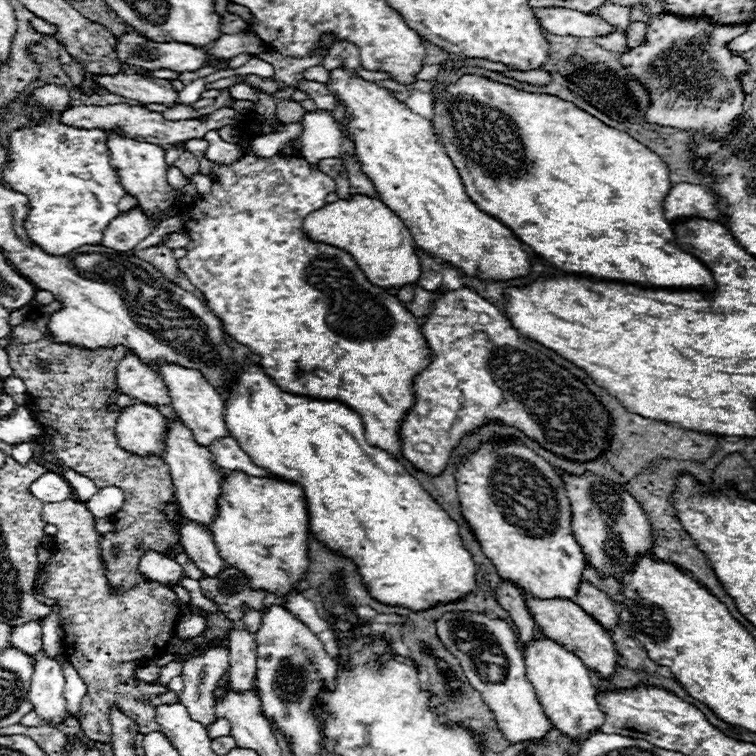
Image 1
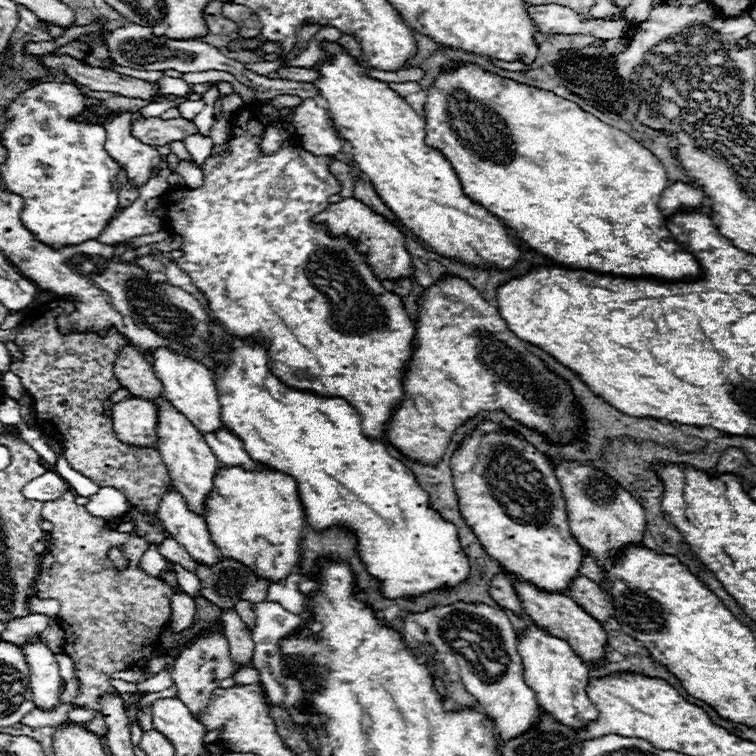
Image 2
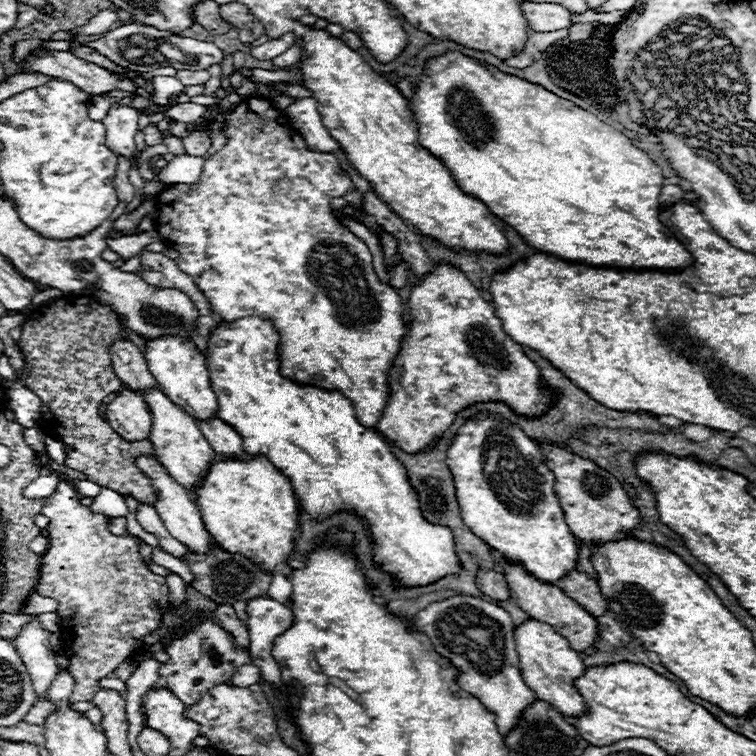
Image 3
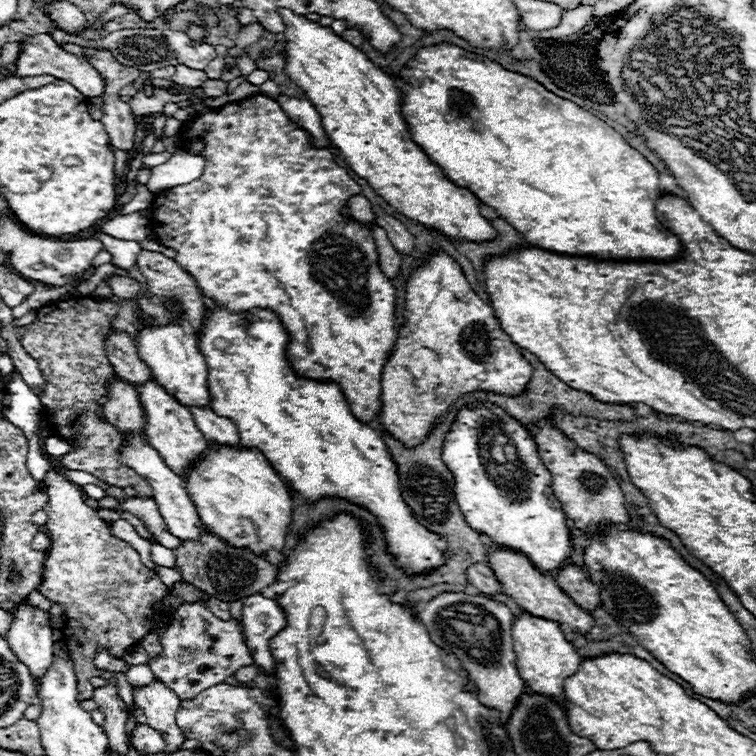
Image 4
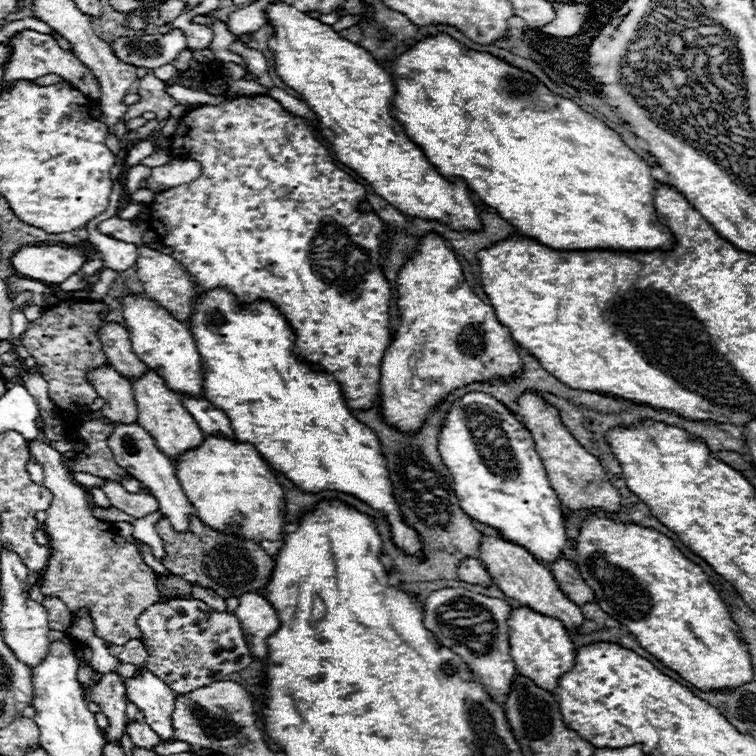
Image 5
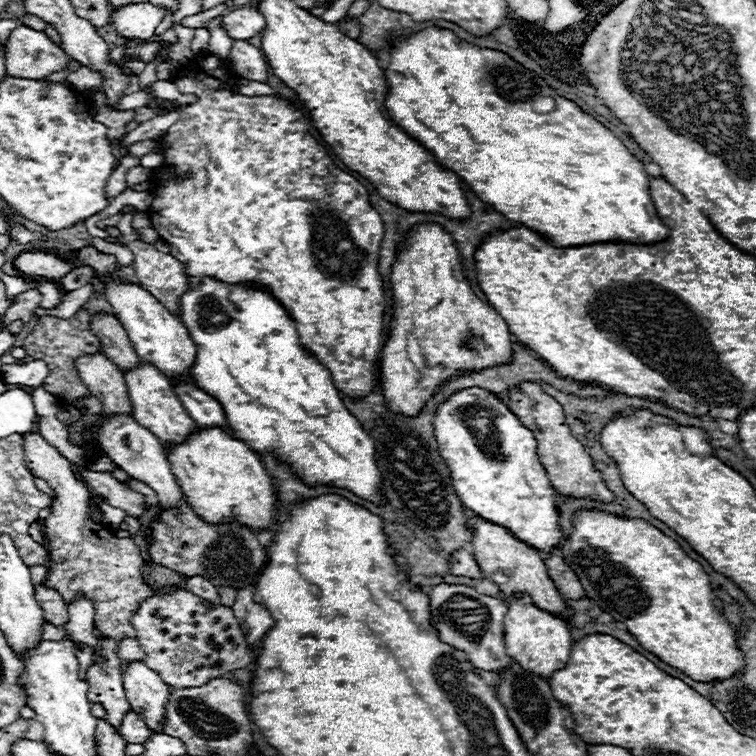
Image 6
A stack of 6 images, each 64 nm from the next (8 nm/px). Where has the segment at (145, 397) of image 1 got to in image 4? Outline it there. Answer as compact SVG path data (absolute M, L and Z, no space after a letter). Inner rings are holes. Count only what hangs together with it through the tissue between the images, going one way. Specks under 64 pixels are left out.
M114 330L106 340L106 356L120 380L132 386L146 384L146 380L152 380L150 368L138 356L134 340L128 334Z

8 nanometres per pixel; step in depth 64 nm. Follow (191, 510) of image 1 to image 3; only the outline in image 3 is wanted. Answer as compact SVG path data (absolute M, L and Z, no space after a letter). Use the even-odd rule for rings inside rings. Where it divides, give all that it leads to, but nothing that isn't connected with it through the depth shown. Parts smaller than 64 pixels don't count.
M154 388L150 392L144 392L144 400L148 402L148 406L152 410L150 442L154 444L158 460L162 462L166 472L170 472L170 476L174 476L174 480L178 480L178 484L182 484L182 488L186 488L186 492L196 496L204 484L204 478L206 478L210 466L214 464L214 460L218 456L210 448L210 444L206 444L206 438L202 436L194 418L188 416L186 412L182 412L180 406L170 402L170 398L162 394L162 390Z

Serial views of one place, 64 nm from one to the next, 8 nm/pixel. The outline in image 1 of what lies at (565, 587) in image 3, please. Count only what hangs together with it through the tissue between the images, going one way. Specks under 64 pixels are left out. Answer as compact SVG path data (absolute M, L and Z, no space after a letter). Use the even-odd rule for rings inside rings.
M582 582L582 584L580 584L574 602L576 602L586 614L590 614L604 630L612 630L612 628L620 622L616 604L614 604L604 592L600 592L596 586L592 586L592 584L588 584L588 582Z

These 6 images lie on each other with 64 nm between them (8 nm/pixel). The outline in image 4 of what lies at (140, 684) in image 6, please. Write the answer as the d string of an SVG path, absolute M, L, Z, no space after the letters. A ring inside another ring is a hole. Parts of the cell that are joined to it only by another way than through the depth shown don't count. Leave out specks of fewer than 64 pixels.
M154 682L142 690L134 690L134 702L146 716L146 724L156 728L168 742L168 752L180 752L186 734L176 724L180 698L162 682Z

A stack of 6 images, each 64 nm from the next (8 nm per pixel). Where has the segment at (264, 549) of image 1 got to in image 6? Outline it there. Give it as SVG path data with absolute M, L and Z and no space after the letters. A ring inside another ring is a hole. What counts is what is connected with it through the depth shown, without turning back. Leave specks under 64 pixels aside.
M206 428L194 432L188 442L174 446L168 452L168 460L174 476L178 476L186 502L198 516L210 520L210 524L238 520L238 524L246 524L254 532L276 526L272 518L276 488L262 460L246 442L232 438L220 428Z

